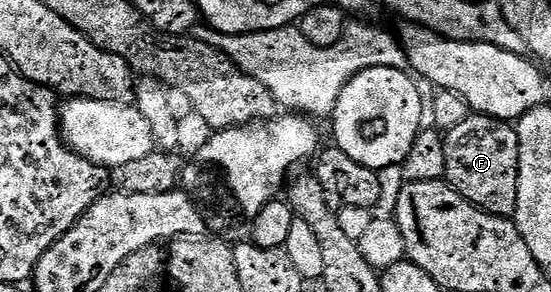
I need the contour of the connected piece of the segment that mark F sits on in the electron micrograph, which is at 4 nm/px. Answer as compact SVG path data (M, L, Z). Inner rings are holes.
M470 115L444 134L447 167L444 180L458 193L496 217L512 218L519 183L519 139L517 130L498 117Z

